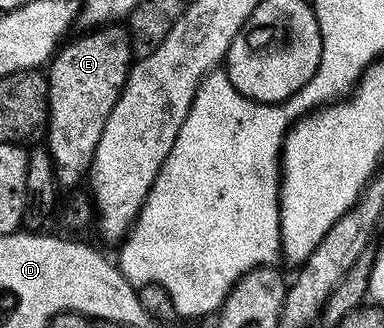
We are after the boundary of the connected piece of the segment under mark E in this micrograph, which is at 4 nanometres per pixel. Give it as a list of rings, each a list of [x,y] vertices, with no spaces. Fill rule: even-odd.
[[[118,23],[87,30],[76,40],[62,45],[45,68],[47,79],[47,122],[45,147],[55,169],[56,185],[71,188],[90,169],[118,96],[133,65],[133,41],[126,27]]]

